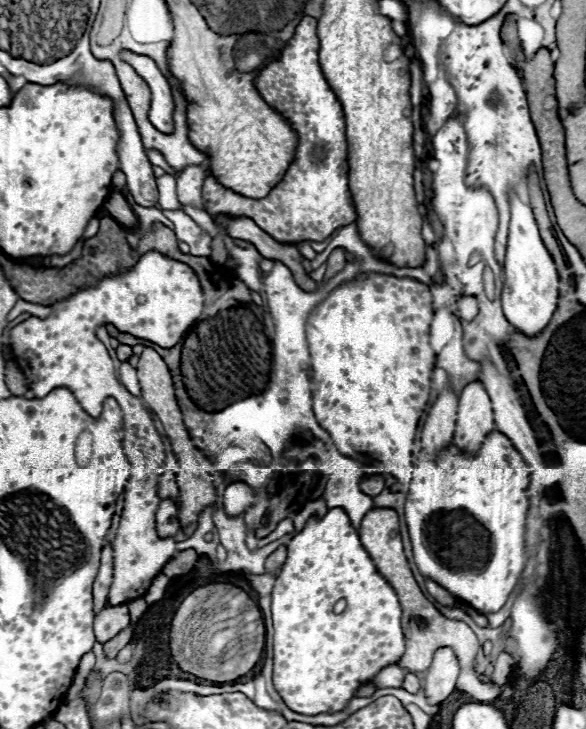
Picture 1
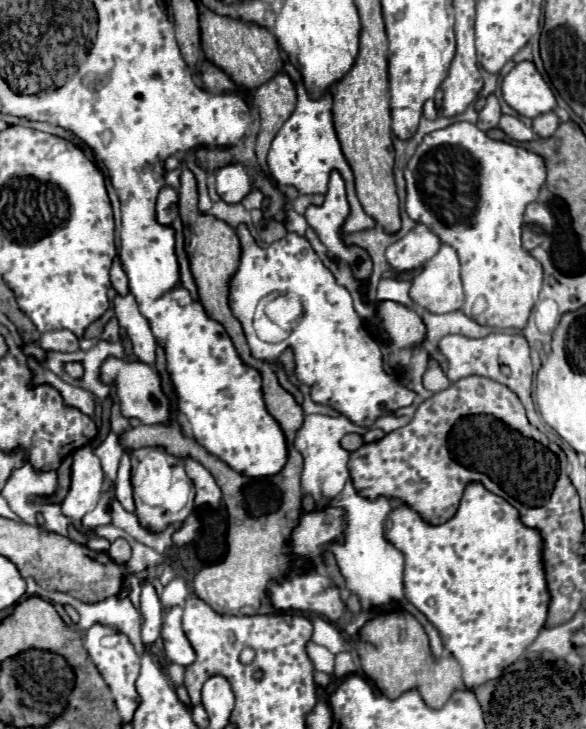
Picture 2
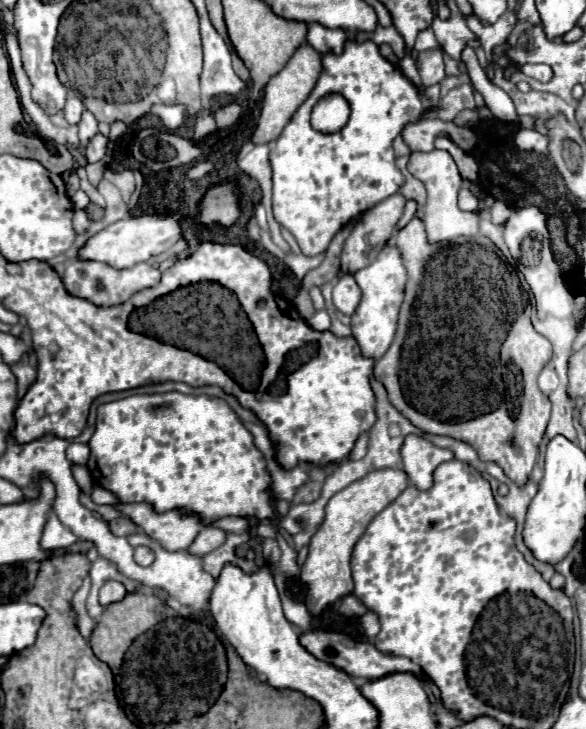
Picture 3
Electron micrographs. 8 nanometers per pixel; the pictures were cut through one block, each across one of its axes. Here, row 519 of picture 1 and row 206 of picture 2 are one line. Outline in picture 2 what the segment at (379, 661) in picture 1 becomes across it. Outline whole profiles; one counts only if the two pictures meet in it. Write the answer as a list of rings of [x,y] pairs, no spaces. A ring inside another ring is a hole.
[[[332,172],[330,184],[328,184],[328,194],[324,198],[322,206],[310,206],[304,214],[308,226],[318,234],[320,242],[338,258],[348,262],[356,274],[356,278],[368,278],[372,272],[370,258],[364,250],[356,246],[346,246],[340,238],[340,228],[348,216],[348,200],[346,200],[346,190],[344,190],[344,180],[338,172]],[[362,258],[362,264],[356,266],[354,262]]]

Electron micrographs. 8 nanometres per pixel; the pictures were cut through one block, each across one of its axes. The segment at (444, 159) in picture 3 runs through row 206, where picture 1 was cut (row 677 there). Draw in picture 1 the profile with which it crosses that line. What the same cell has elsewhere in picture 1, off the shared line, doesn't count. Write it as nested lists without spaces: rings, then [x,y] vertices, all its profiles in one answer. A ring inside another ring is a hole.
[[[440,648],[434,654],[432,666],[426,670],[424,692],[428,704],[440,704],[456,690],[456,680],[460,676],[460,664],[450,648]]]

